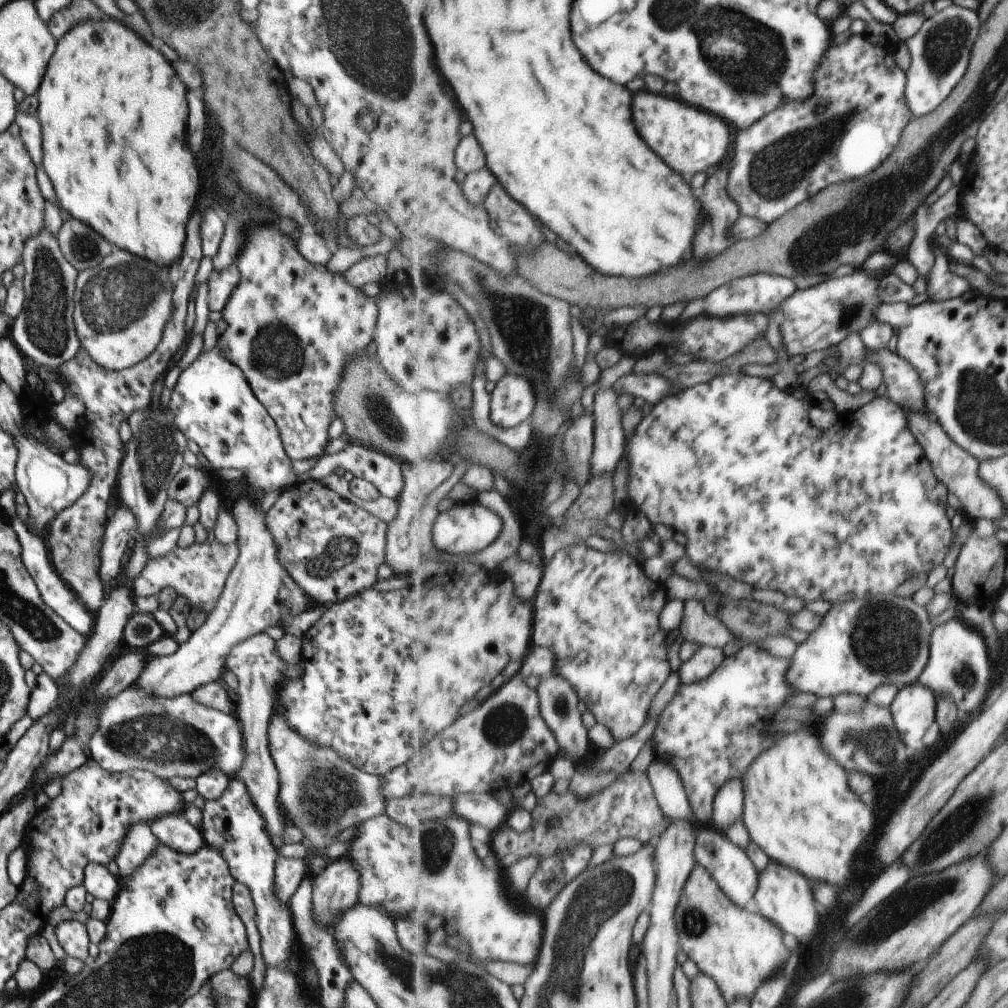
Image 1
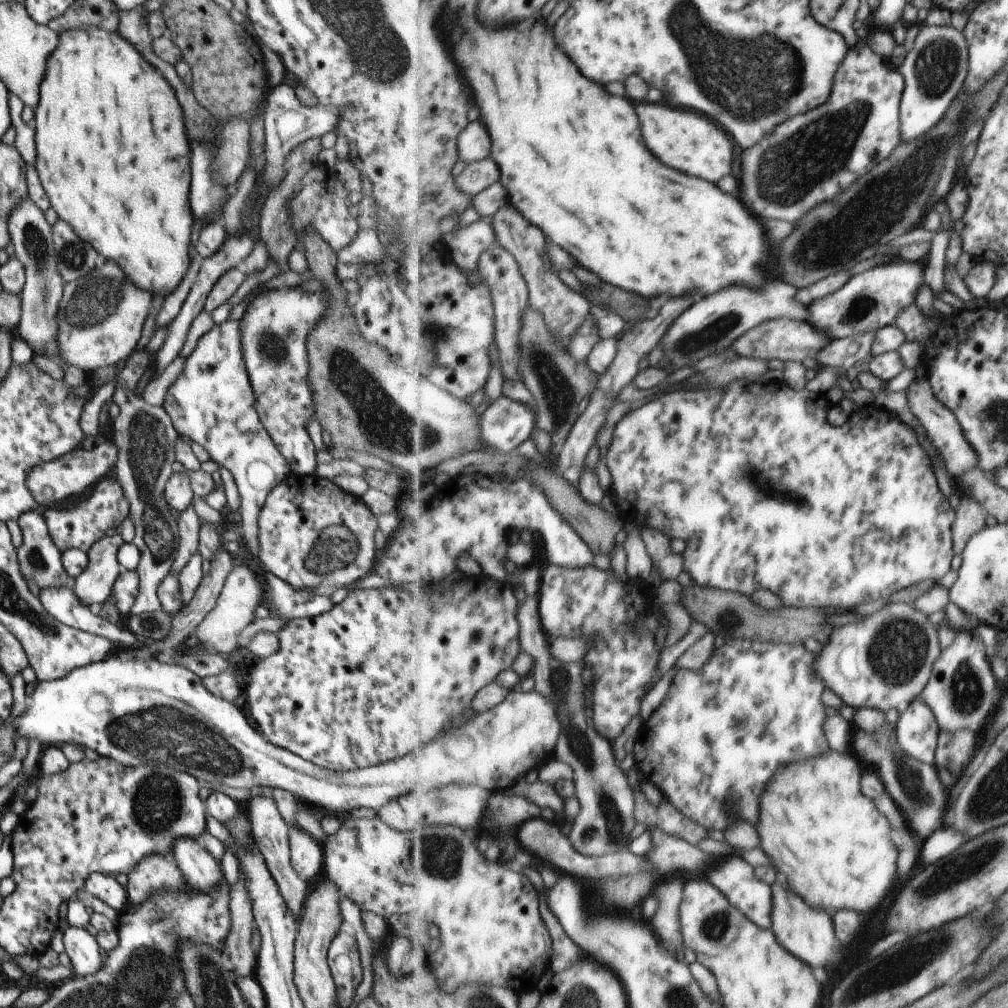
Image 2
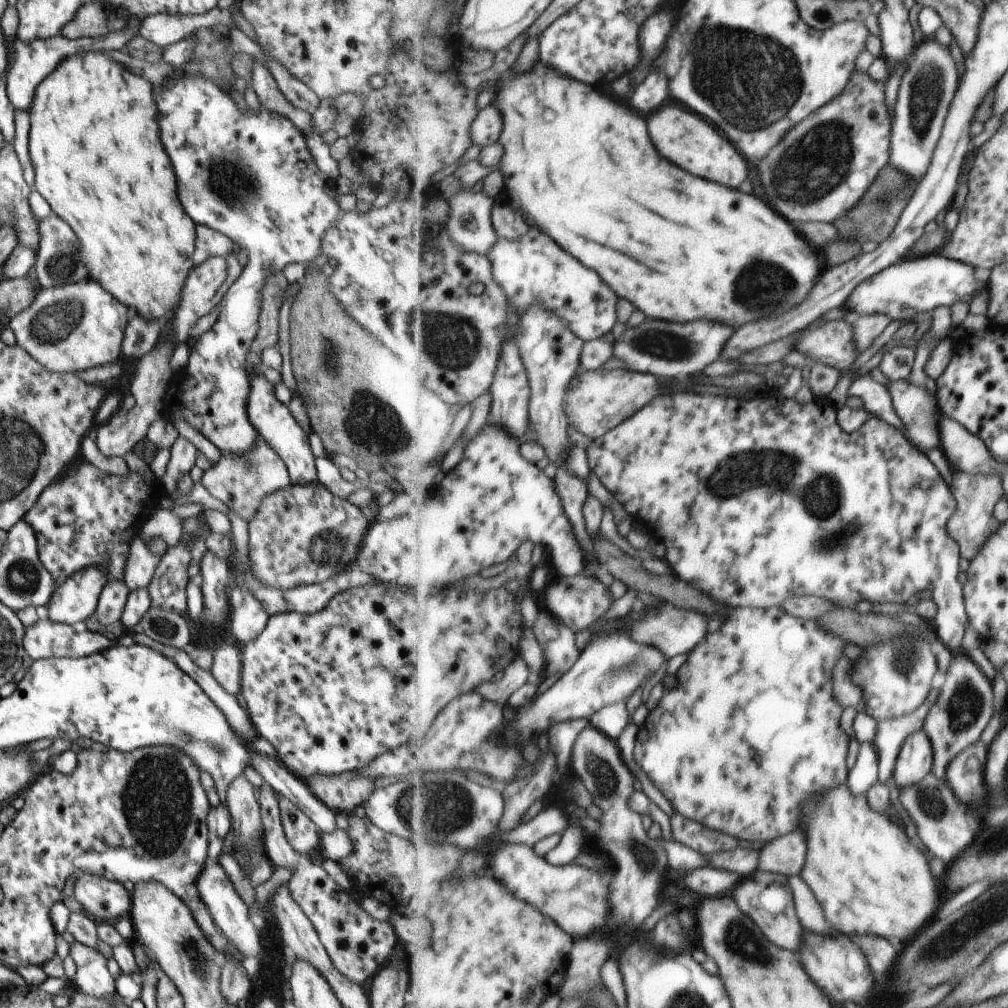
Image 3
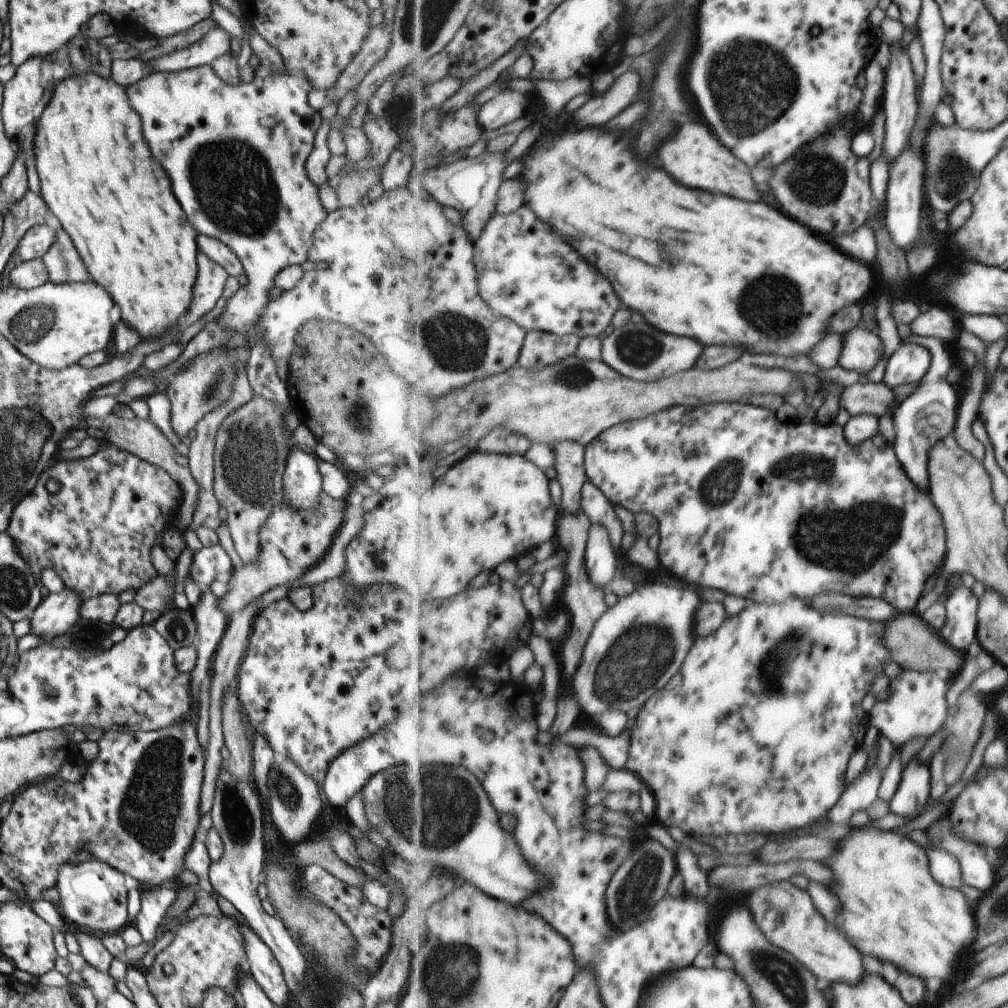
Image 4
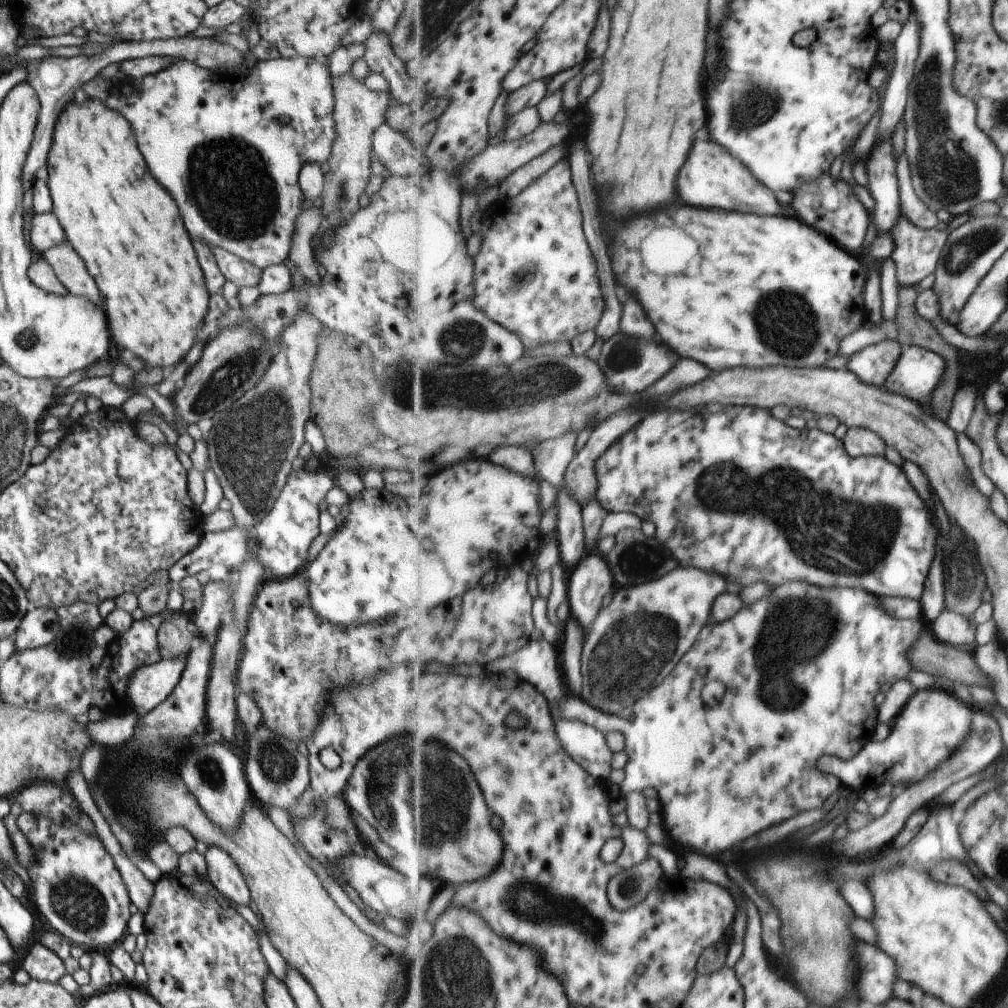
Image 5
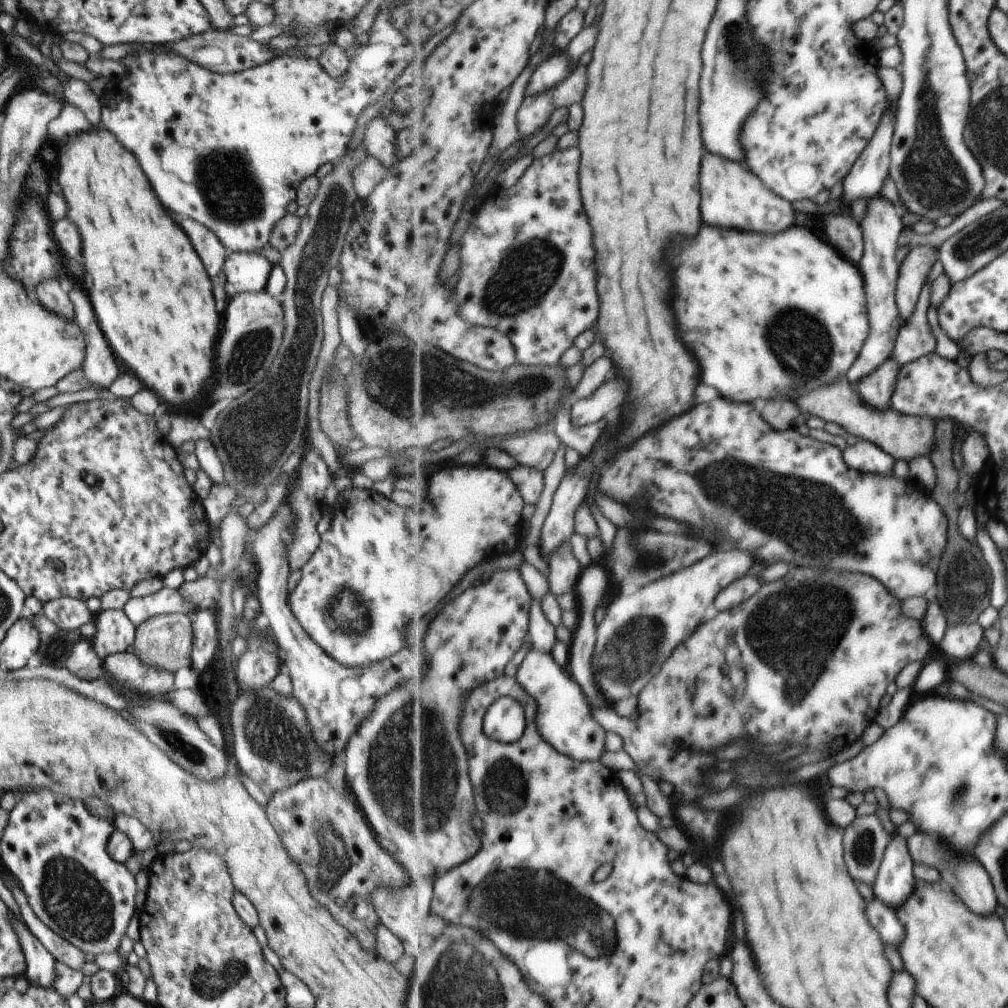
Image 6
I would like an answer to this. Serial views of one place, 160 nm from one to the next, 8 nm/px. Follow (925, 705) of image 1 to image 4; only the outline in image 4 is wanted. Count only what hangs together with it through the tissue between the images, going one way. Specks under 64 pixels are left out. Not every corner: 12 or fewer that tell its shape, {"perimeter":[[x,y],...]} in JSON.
{"perimeter":[[909,762],[892,812],[919,816],[931,792],[929,766]]}

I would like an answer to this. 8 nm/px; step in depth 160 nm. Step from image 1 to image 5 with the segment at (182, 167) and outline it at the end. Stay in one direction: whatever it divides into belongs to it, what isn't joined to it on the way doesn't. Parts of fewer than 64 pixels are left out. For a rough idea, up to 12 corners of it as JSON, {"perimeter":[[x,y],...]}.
{"perimeter":[[67,102],[53,214],[119,348],[171,368],[209,296],[129,123]]}

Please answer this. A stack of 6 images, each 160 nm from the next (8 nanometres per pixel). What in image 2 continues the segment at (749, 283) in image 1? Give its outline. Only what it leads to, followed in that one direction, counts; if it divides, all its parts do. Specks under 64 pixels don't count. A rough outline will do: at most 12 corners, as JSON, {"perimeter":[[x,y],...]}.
{"perimeter":[[783,280],[729,286],[662,339],[676,368],[731,348],[766,320],[807,321]]}

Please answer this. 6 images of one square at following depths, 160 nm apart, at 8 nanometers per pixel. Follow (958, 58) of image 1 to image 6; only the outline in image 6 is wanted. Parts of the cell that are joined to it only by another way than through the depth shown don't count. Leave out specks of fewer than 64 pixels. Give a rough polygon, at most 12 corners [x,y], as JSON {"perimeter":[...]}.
{"perimeter":[[916,246],[900,263],[896,299],[913,316],[927,274],[940,260],[936,246]]}

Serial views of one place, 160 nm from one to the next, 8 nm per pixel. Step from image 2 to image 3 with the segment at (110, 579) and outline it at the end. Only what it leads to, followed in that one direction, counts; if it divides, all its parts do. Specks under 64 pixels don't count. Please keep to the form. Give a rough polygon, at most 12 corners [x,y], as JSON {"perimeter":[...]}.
{"perimeter":[[103,565],[70,574],[47,602],[48,619],[71,625],[93,615]]}

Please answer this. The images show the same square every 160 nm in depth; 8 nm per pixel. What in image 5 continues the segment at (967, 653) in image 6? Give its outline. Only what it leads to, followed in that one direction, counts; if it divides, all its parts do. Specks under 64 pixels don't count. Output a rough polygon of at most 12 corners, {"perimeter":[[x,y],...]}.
{"perimeter":[[945,608],[928,627],[941,642],[971,646],[978,625]]}

